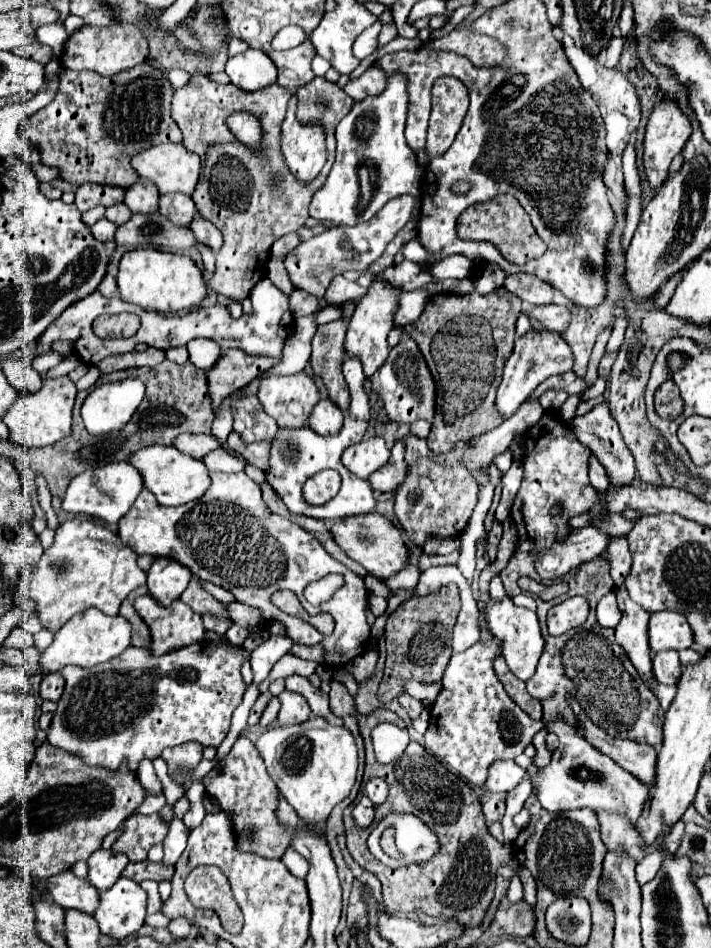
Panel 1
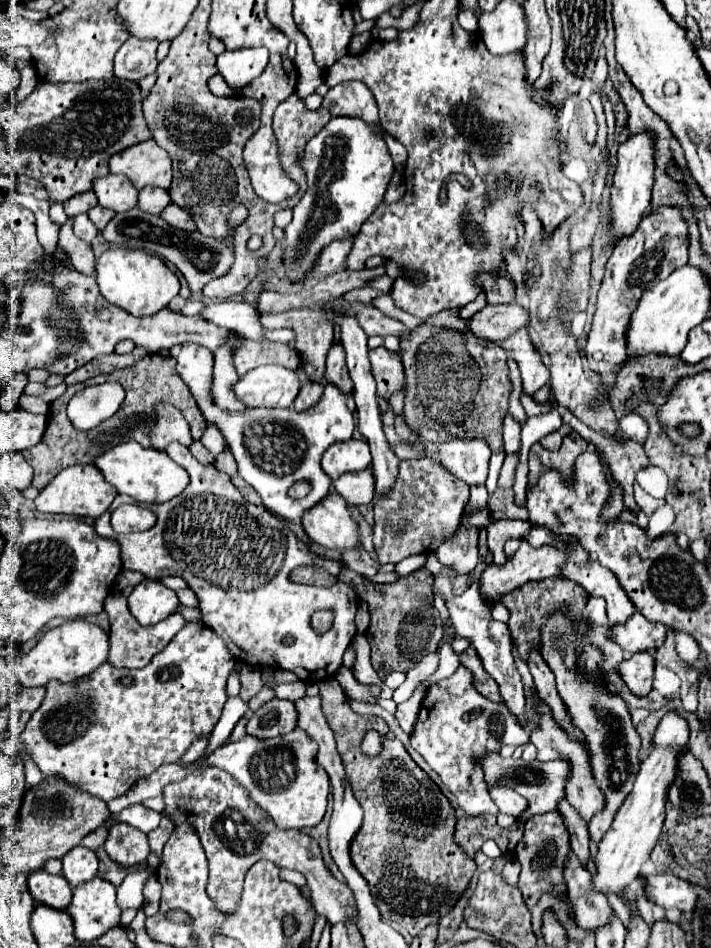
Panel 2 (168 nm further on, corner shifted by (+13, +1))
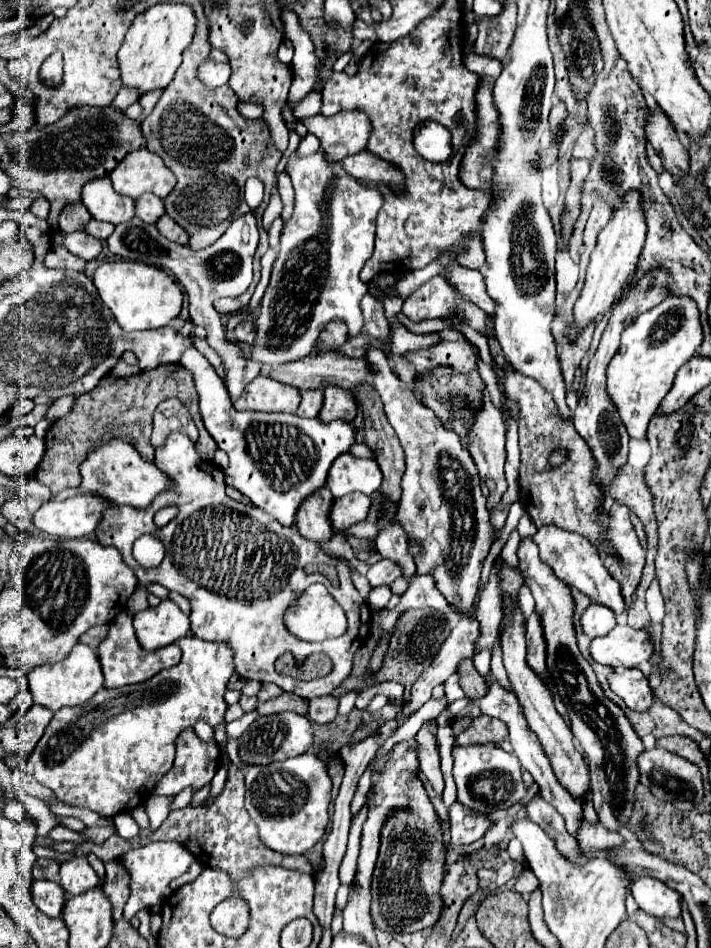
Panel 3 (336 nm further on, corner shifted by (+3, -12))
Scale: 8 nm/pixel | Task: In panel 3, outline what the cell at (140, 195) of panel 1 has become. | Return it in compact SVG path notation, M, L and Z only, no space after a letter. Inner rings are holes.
M107 177L89 181L83 187L83 205L97 221L107 221L113 225L125 223L135 217L135 199L127 199L111 187Z

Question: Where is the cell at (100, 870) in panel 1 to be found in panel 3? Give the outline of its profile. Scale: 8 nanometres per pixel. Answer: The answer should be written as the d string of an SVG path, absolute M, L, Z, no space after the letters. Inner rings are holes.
M75 857L61 865L61 887L69 895L81 895L83 891L91 891L99 885L99 875L93 871L87 859Z

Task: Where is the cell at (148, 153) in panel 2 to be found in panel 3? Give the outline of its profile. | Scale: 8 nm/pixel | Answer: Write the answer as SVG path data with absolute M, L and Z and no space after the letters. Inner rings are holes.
M147 149L127 155L109 175L113 189L119 195L139 199L139 195L151 191L165 199L175 189L175 175L163 163L163 159Z

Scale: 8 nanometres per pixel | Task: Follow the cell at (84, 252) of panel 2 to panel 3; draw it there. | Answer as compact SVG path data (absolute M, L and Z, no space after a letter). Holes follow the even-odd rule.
M51 247L47 253L47 267L61 267L61 269L75 269L75 271L85 271L87 261L79 259L77 255L71 255L65 247Z

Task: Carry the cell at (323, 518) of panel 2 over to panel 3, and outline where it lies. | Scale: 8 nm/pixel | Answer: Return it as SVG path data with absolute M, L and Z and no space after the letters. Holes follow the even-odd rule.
M323 487L315 495L307 497L307 501L301 505L295 523L305 539L317 545L325 545L333 539L335 529L331 527L329 515L331 503L335 503L335 497L331 495L331 491L327 491L327 487Z

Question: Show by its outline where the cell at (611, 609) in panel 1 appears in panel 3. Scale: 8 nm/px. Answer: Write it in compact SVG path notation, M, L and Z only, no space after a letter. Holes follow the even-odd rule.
M591 603L591 607L587 607L587 611L581 617L581 629L591 639L607 635L615 625L617 625L615 613L599 603Z

